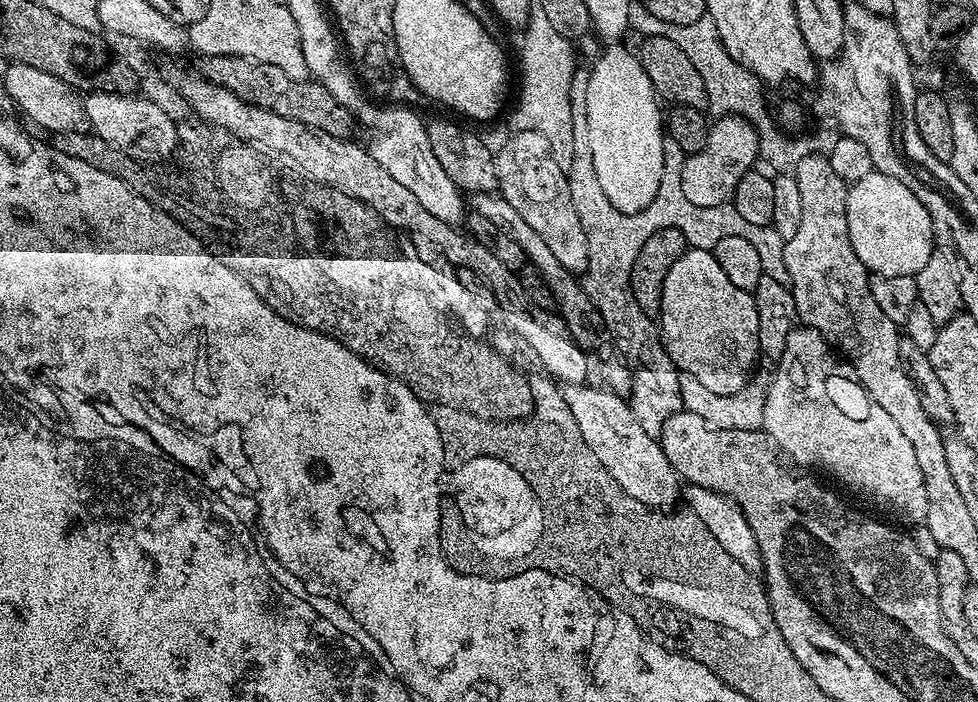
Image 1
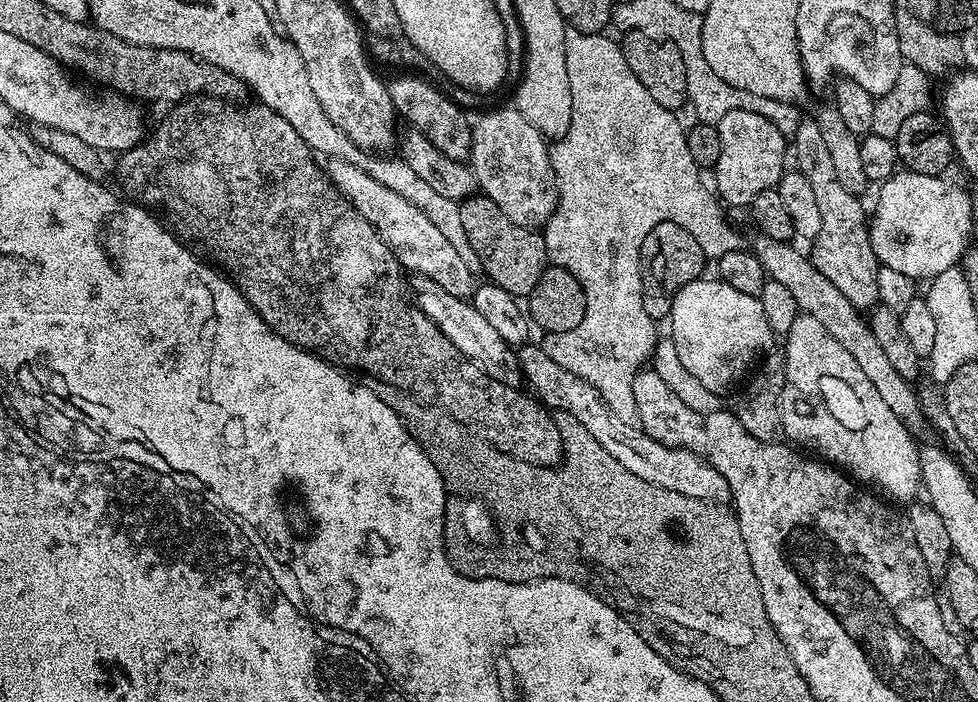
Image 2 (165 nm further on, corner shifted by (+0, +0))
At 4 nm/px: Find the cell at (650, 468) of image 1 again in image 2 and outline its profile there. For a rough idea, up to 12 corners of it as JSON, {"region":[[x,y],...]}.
{"region":[[411,277],[422,314],[467,360],[521,383],[513,345],[465,297]]}

